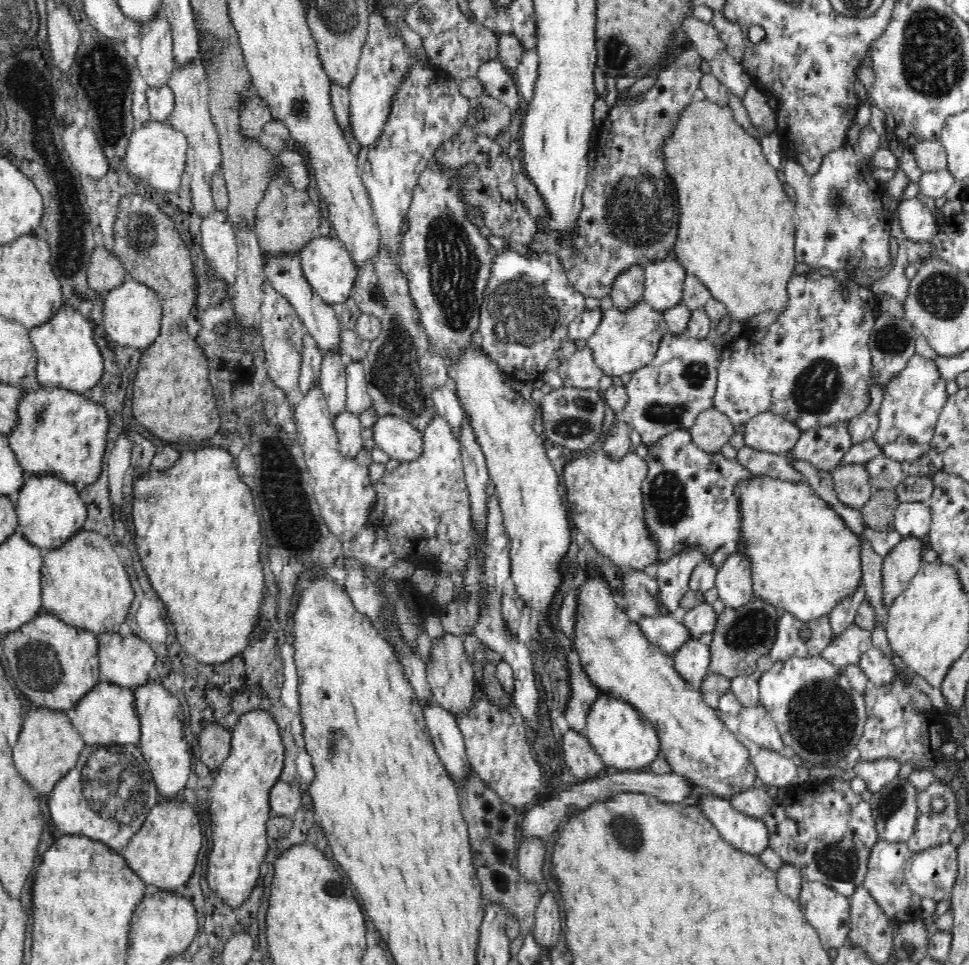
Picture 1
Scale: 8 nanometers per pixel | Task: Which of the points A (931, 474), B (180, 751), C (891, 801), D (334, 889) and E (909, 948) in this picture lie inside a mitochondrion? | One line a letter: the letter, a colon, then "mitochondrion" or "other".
A: other
B: other
C: mitochondrion
D: mitochondrion
E: mitochondrion

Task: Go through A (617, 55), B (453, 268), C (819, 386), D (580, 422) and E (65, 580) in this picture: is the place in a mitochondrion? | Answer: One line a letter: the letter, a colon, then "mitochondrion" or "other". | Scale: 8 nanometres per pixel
A: mitochondrion
B: mitochondrion
C: mitochondrion
D: mitochondrion
E: other

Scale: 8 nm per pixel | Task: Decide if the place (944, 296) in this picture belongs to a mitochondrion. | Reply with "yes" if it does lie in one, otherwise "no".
yes

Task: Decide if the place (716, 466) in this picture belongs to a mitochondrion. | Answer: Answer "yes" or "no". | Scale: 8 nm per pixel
no

